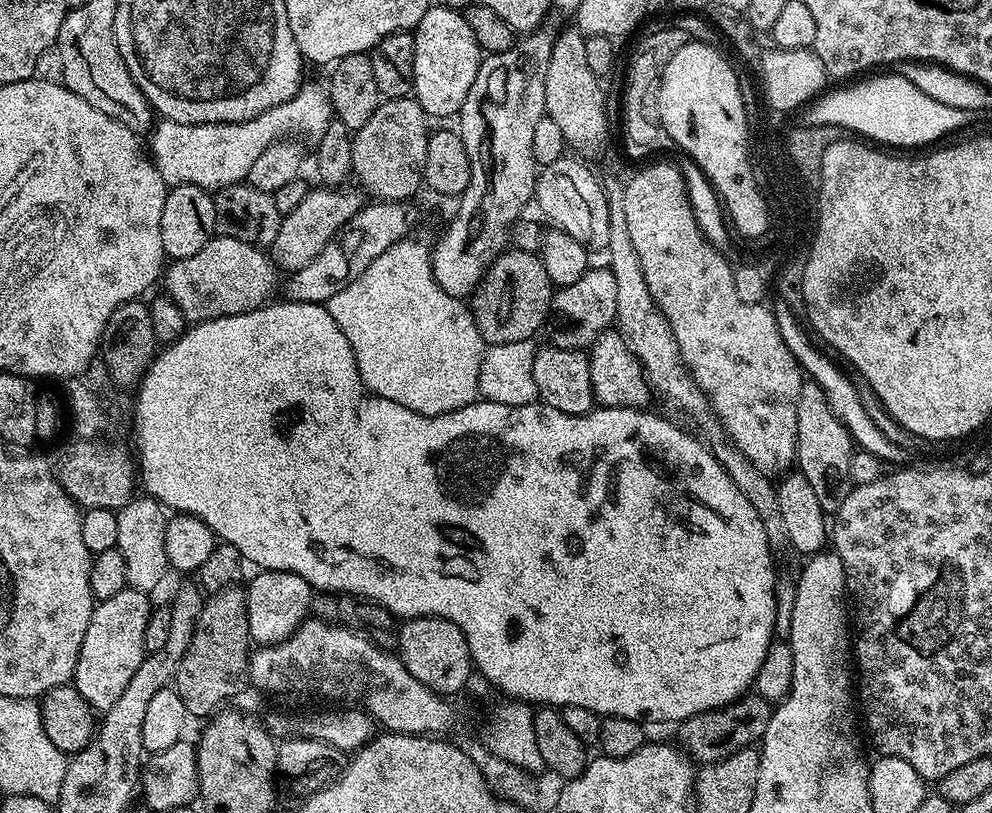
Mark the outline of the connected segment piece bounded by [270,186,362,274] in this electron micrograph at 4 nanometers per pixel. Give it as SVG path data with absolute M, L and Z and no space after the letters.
M317 187L309 190L302 202L294 206L294 210L283 213L277 237L270 245L270 255L277 269L284 271L285 268L285 273L291 274L302 270L302 266L310 266L310 262L314 262L315 256L322 254L334 234L338 234L338 230L342 230L342 226L346 226L346 222L350 222L350 218L354 218L354 214L358 214L362 207L361 193L355 187Z

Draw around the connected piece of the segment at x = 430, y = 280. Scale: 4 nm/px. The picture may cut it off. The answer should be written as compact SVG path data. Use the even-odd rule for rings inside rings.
M405 238L394 242L390 250L378 254L350 286L338 290L326 305L330 318L338 322L358 366L360 381L375 396L390 398L406 410L437 416L476 403L480 396L480 367L485 342L479 333L472 309L461 297L451 296L438 284L432 273L429 245Z

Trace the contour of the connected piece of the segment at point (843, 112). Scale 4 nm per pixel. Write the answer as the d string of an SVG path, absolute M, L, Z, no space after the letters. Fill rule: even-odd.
M886 73L863 79L866 80L864 82L862 82L863 80L857 81L858 84L853 83L839 87L842 89L834 92L830 90L823 93L803 109L801 123L805 126L825 128L840 126L854 131L851 133L865 139L895 148L894 146L928 144L936 138L942 138L960 130L976 120L976 114L972 111L945 106L942 102L927 97L922 90L919 90L904 77L903 73ZM868 79L870 80L868 81Z

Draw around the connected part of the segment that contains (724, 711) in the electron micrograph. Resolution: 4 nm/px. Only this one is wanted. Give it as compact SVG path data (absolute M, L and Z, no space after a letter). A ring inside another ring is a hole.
M748 694L725 708L715 708L715 710L706 710L702 714L694 714L690 718L679 721L677 728L680 729L676 732L677 738L680 739L679 747L697 765L703 766L720 761L763 739L766 726L769 725L771 709L769 701L755 694Z

